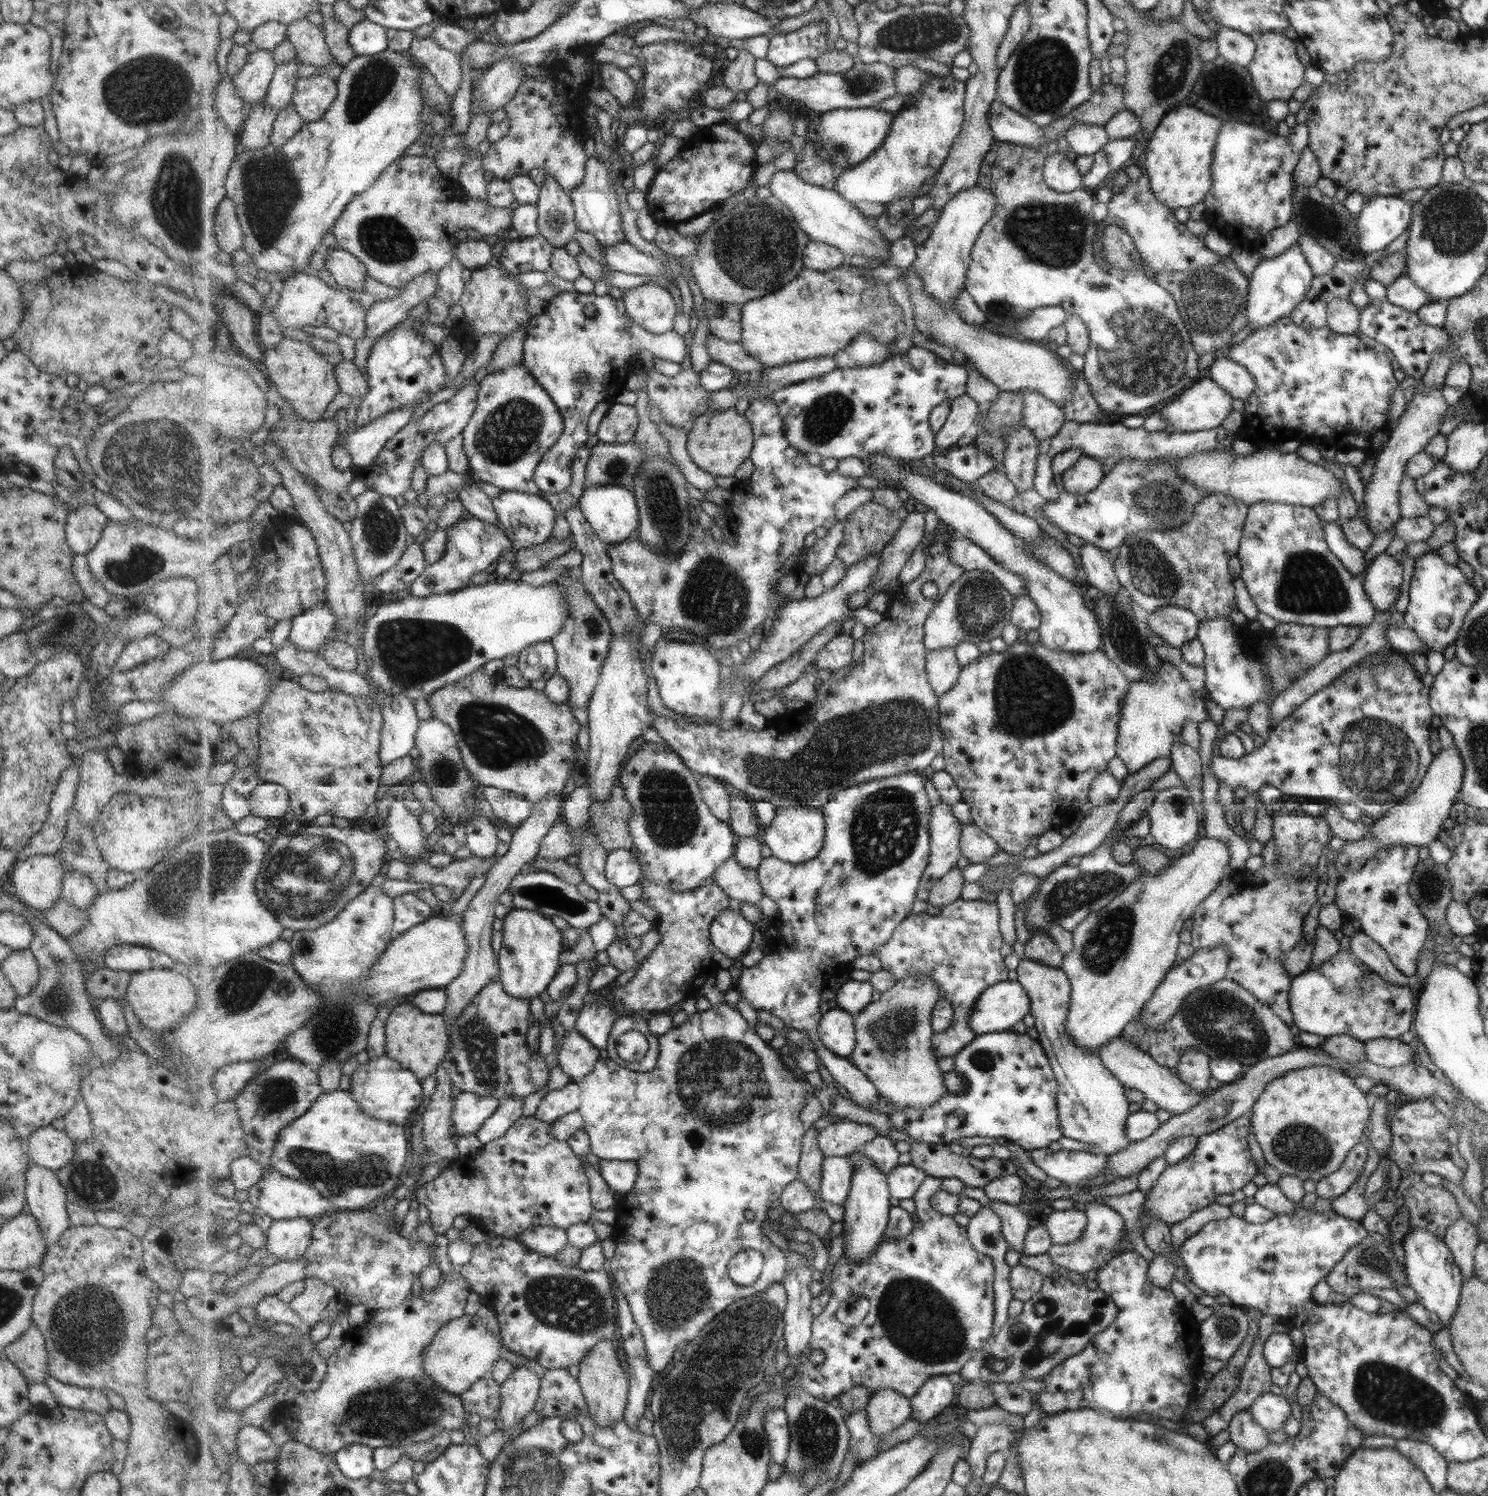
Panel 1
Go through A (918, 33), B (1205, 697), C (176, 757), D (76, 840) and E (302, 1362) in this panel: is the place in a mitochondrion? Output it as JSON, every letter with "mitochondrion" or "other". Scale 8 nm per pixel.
{"A":"mitochondrion","B":"other","C":"other","D":"mitochondrion","E":"mitochondrion"}

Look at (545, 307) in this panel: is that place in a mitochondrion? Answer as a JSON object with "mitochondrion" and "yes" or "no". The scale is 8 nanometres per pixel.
{"mitochondrion":"no"}

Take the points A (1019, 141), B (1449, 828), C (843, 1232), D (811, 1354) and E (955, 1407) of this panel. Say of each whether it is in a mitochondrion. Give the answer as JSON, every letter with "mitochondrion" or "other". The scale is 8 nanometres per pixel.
{"A":"other","B":"other","C":"other","D":"other","E":"other"}

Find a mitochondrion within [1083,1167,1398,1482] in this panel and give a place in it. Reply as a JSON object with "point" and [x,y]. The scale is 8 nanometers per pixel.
{"point":[1226,1327]}

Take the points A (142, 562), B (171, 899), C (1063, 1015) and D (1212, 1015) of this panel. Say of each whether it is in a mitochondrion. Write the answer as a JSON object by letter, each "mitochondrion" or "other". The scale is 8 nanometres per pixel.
{"A":"mitochondrion","B":"mitochondrion","C":"other","D":"mitochondrion"}

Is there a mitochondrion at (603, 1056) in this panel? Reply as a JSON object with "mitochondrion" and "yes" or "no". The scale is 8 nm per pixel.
{"mitochondrion":"no"}

